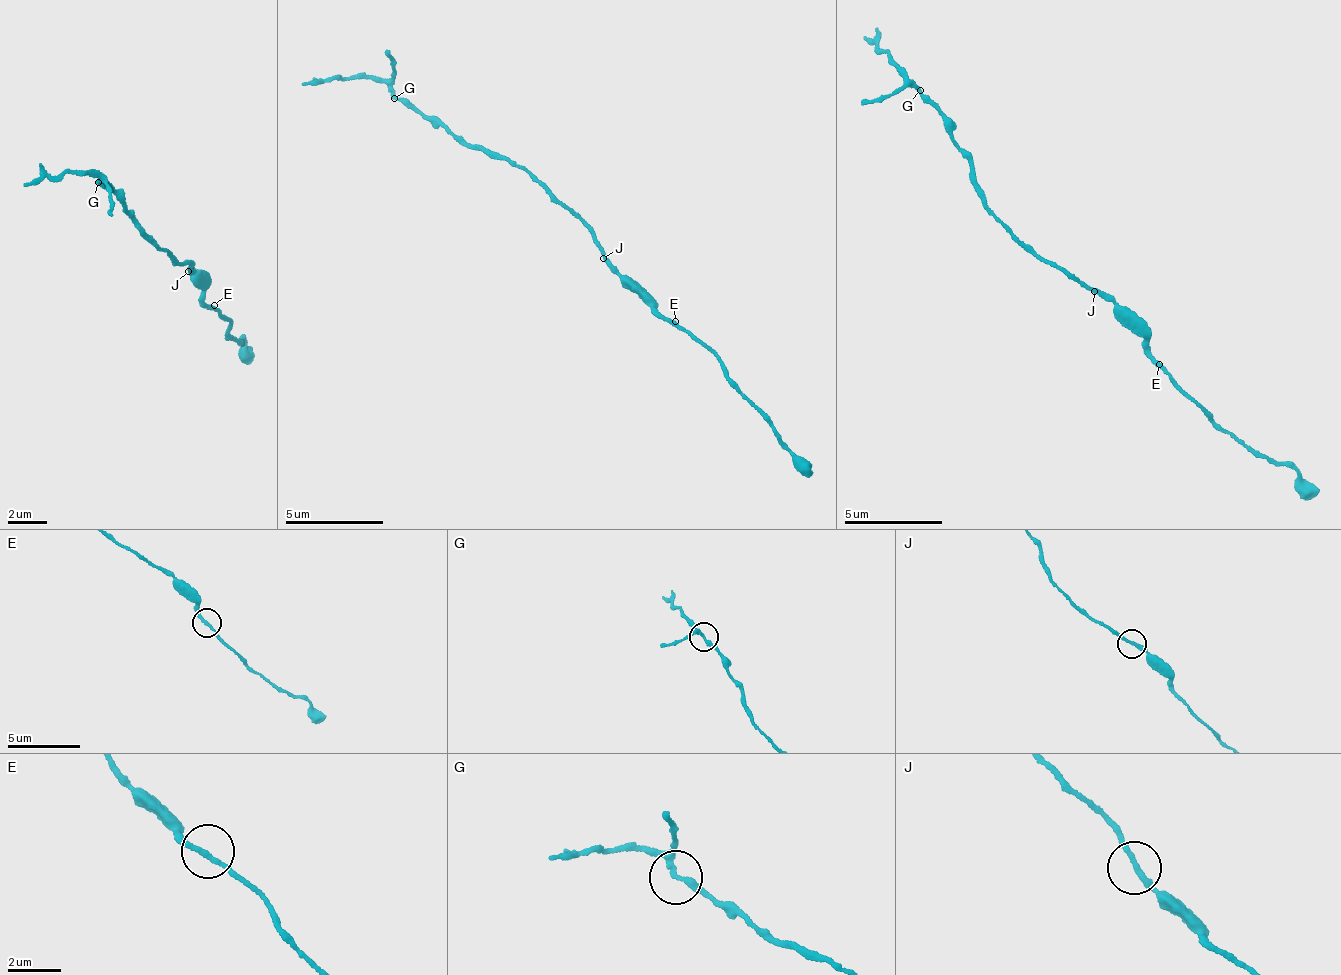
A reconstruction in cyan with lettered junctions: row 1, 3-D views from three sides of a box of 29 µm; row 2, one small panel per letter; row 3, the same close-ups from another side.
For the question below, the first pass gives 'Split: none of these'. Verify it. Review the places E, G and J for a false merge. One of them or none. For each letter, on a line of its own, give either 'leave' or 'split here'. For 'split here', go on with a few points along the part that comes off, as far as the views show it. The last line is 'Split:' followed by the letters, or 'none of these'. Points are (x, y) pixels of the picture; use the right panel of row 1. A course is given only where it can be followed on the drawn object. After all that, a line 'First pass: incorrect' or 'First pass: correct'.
E: leave
G: split here; foreign part runs (918, 88), (866, 39)
J: leave
Split: G
First pass: incorrect

